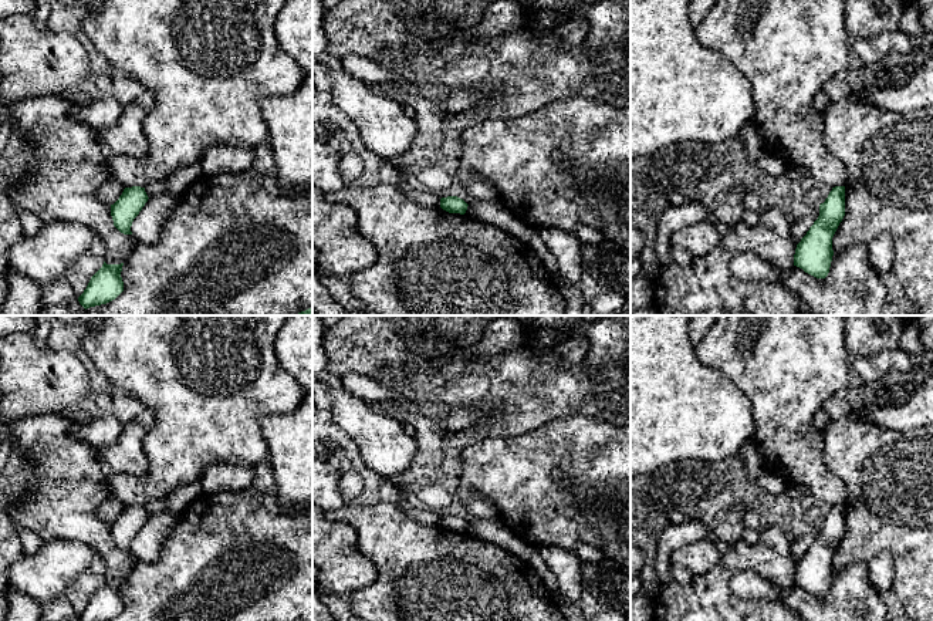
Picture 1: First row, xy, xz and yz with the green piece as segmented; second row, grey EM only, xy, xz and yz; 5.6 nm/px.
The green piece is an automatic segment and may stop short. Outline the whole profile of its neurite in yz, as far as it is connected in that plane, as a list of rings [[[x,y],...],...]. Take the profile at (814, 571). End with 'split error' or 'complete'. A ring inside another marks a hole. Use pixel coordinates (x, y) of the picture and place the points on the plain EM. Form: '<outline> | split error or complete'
[[[835,504],[819,523],[818,537],[797,563],[794,584],[817,597],[825,597],[834,574],[832,556],[844,534],[845,504]]] | complete

